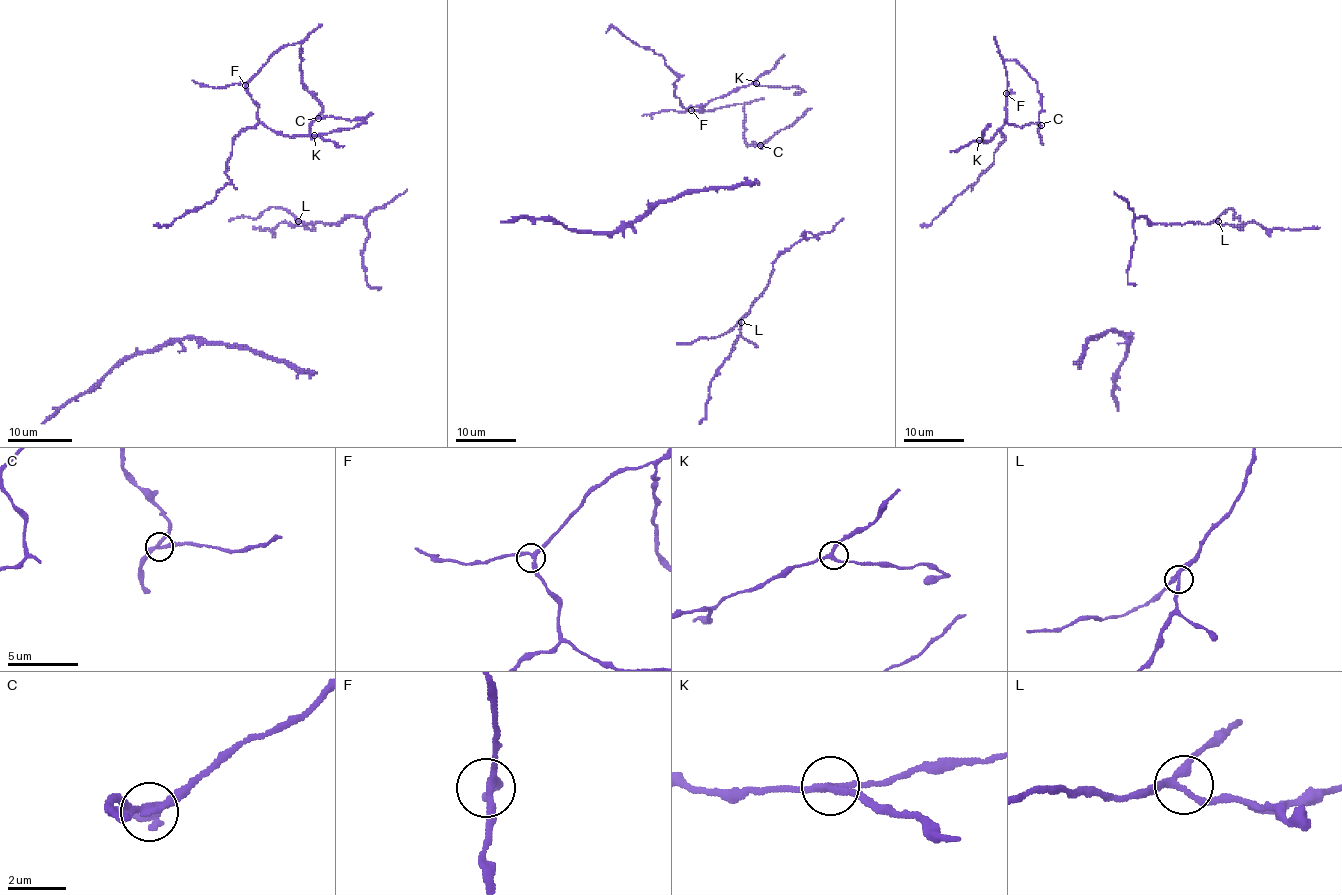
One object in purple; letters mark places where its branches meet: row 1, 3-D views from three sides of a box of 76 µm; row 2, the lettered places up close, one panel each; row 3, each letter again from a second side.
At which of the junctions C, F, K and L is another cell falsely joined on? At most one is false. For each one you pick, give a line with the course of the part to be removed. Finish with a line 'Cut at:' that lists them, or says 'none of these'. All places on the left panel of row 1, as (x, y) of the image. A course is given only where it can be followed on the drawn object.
C: course (318, 118), (339, 117), (352, 120), (373, 114)
Cut at: C

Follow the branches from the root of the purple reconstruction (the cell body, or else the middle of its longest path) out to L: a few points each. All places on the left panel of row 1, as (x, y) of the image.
L: (399, 194), (363, 218), (346, 216), (331, 224), (304, 224), (298, 221)

